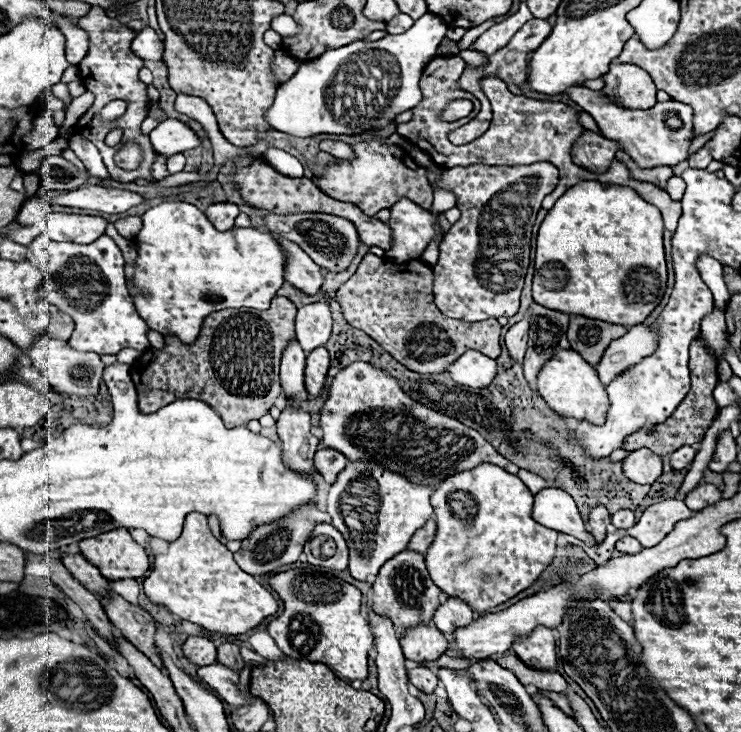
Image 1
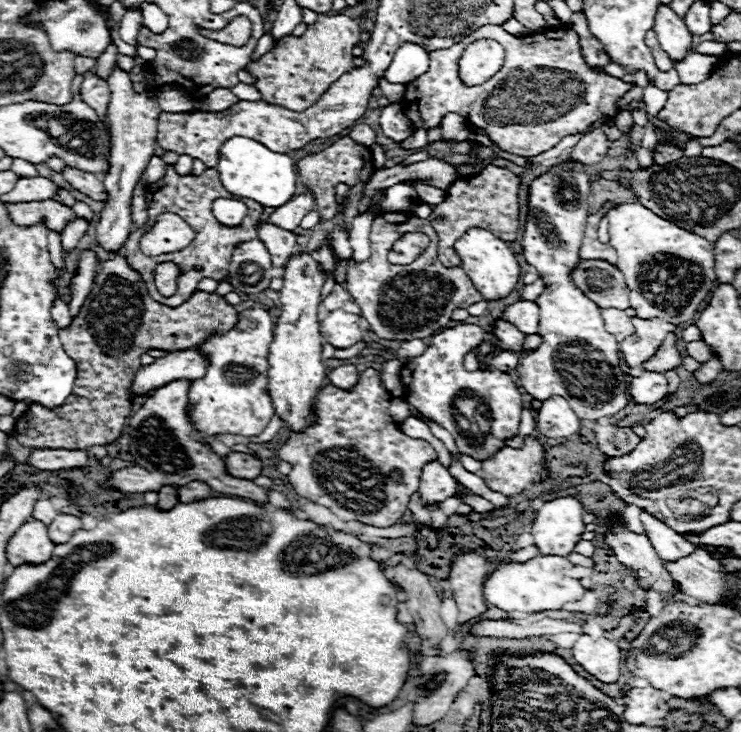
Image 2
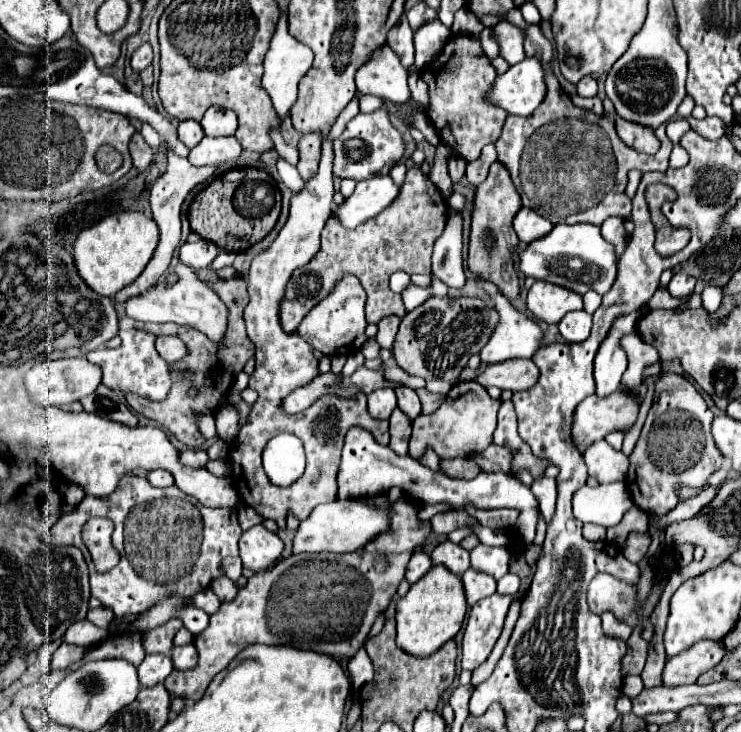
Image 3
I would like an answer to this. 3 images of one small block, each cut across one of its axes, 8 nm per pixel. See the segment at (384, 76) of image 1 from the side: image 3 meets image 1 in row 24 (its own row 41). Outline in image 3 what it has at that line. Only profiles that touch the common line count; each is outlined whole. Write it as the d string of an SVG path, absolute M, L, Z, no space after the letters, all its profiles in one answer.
M440 20L426 22L424 26L420 26L420 30L414 32L418 72L422 72L424 66L438 56L438 52L444 48L444 42L448 42L448 38L450 38L450 30Z

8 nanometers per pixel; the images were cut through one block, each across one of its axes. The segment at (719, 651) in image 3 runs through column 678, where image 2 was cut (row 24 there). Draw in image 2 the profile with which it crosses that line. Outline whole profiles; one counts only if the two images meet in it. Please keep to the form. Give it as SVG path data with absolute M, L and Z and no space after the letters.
M660 4L656 10L654 26L656 38L662 46L662 50L676 62L682 60L692 50L692 34L684 24L684 18L680 18L670 6Z

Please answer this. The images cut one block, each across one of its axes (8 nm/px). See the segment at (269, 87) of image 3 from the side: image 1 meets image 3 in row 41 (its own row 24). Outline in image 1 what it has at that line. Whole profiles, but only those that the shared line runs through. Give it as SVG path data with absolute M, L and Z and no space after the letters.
M280 14L278 18L272 20L272 30L276 30L276 32L282 34L282 36L288 36L288 34L296 34L298 24L294 22L292 16L288 16L288 14Z

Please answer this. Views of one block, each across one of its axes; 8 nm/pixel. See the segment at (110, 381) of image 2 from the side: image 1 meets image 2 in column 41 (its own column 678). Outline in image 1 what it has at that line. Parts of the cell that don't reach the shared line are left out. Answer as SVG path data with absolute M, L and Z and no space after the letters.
M696 338L696 342L692 342L692 350L690 350L690 372L692 372L692 390L688 392L686 400L680 402L680 406L676 408L676 412L672 412L672 416L656 426L646 426L642 430L638 430L636 434L628 436L624 450L636 450L636 448L650 448L652 452L656 452L658 456L664 456L668 452L678 450L680 446L690 446L694 442L702 442L704 432L708 430L708 426L712 424L712 420L718 414L718 406L712 398L712 390L716 388L718 380L718 360L708 352L708 348L704 346L704 342L700 338Z

